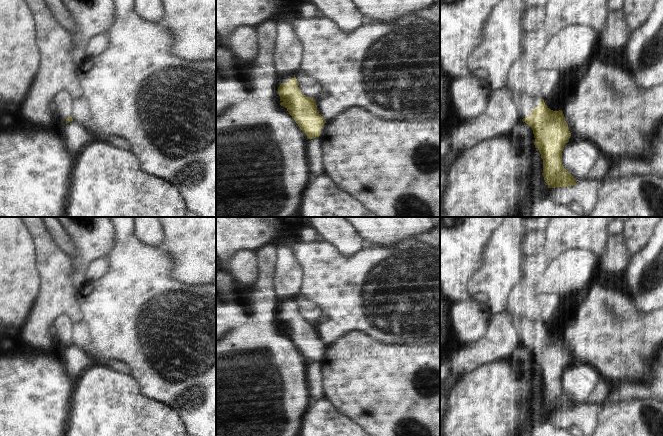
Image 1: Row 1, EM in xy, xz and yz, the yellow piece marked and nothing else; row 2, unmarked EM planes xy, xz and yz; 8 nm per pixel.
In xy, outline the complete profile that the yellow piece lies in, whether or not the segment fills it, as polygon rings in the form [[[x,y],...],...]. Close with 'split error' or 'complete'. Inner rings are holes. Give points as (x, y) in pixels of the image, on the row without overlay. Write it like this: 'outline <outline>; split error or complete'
outline [[[59,316],[53,323],[57,329],[58,340],[67,347],[73,345],[73,326],[67,316]]]; split error

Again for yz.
outline [[[510,317],[520,342],[533,354],[534,369],[543,383],[542,399],[548,412],[575,409],[577,404],[562,388],[562,375],[571,360],[563,335],[551,334],[542,322]]]; split error

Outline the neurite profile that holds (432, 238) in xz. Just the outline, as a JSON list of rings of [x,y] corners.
[[[440,224],[427,233],[415,236],[414,240],[426,243],[432,247],[440,247]]]

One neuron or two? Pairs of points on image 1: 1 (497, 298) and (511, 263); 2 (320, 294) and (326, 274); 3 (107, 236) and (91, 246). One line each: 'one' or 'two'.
1: one
2: one
3: one

